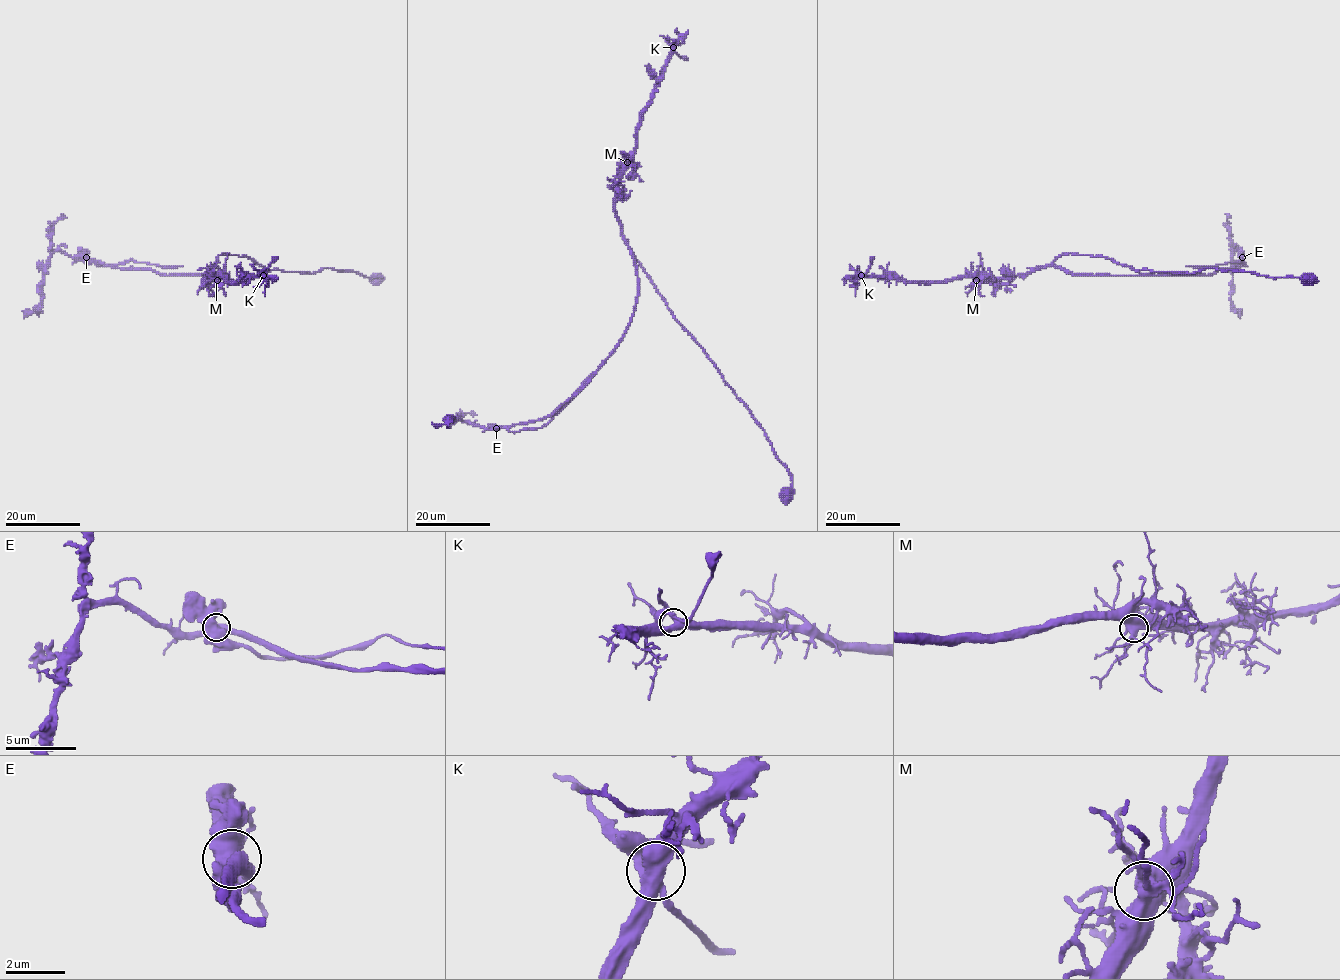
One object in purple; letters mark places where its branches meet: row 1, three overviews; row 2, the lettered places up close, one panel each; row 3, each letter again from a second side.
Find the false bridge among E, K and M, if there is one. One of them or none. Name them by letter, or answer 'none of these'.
E

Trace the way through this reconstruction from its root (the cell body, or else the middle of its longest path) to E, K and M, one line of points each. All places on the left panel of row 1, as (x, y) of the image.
E: (376, 280), (382, 277), (330, 268), (267, 270), (225, 253), (215, 265), (228, 275), (160, 275), (86, 257)
K: (376, 280), (382, 277), (330, 268), (267, 270), (246, 256), (225, 253), (205, 273), (229, 281), (263, 275)
M: (376, 280), (382, 277), (330, 268), (267, 270), (246, 256), (225, 253), (205, 273), (217, 280)

